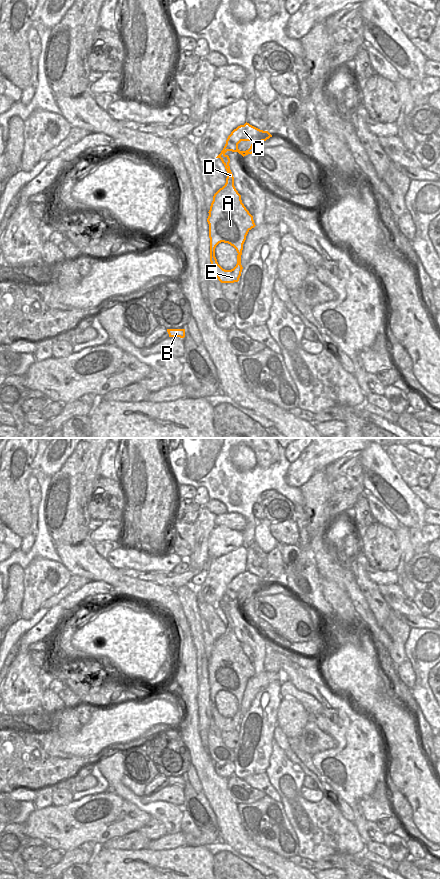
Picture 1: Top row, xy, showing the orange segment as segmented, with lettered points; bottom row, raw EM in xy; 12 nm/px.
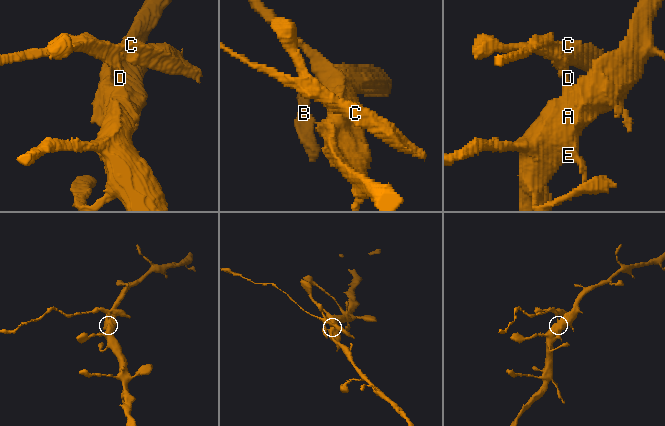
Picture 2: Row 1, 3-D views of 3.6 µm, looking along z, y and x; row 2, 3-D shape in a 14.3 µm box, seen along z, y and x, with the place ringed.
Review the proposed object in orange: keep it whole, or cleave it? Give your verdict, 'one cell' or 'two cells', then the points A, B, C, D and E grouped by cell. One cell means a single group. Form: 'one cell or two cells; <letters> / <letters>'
two cells; A B E / C D

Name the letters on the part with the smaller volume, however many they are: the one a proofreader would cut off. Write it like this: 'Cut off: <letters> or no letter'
Cut off: C, D

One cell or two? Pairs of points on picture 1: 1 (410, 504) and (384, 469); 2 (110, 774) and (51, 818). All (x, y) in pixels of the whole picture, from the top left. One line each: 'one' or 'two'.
1: one
2: two

